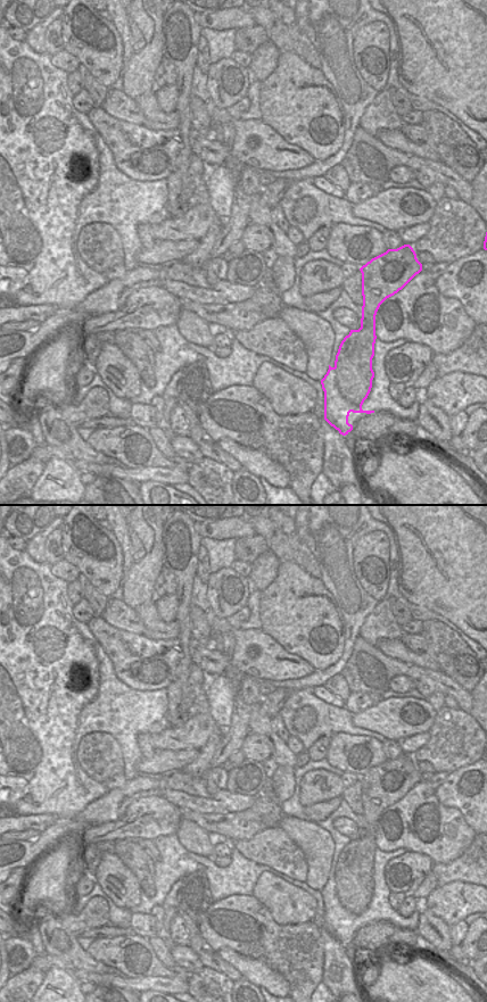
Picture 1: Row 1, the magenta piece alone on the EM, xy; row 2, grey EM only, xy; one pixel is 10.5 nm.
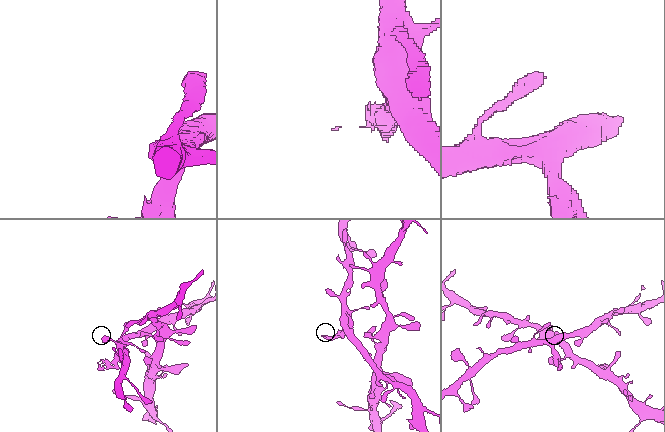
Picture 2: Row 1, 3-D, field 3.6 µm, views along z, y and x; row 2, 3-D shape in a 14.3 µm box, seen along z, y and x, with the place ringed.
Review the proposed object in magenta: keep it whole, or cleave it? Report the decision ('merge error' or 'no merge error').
merge error

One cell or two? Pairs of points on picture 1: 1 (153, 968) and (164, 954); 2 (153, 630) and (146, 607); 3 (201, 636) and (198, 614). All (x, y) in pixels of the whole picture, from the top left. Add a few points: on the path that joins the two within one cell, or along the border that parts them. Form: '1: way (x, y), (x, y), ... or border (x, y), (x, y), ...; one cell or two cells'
1: border (146, 938), (155, 955), (172, 969); two cells
2: way (153, 624), (148, 613); one cell
3: way (201, 630), (198, 620); one cell

